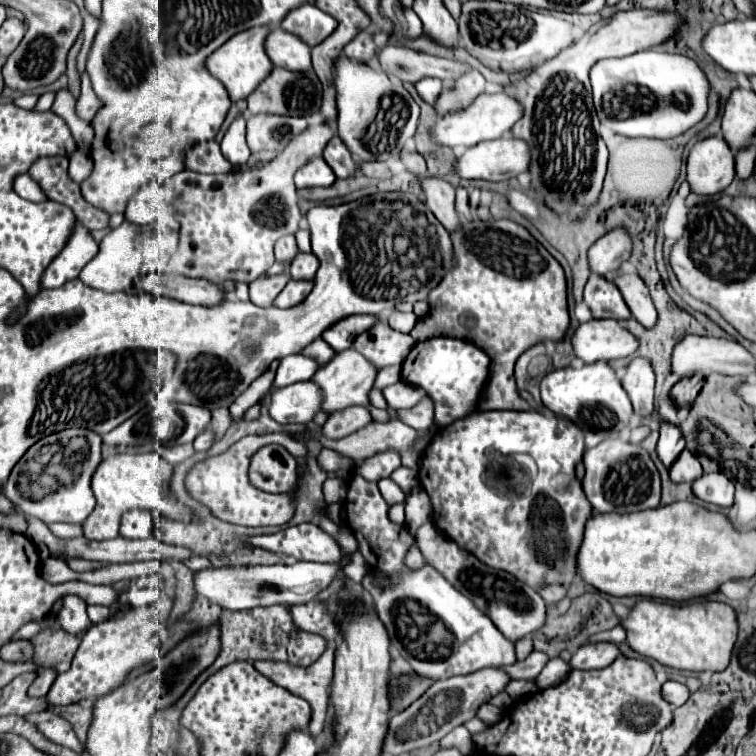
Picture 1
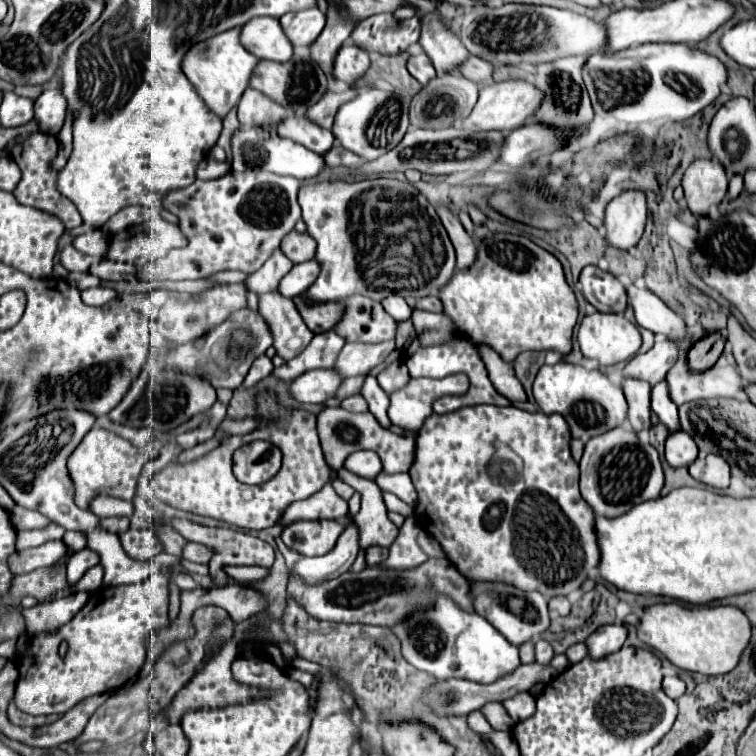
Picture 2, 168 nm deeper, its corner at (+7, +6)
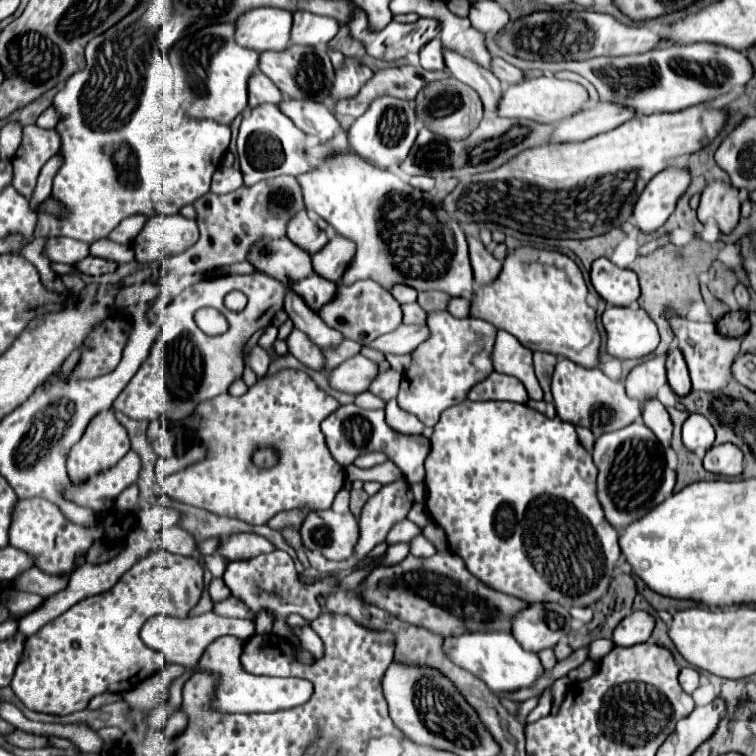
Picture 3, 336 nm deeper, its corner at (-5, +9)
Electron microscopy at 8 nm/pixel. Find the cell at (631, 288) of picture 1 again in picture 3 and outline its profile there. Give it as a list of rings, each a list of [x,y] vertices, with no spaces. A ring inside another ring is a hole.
[[[668,314],[668,322],[676,336],[676,344],[684,354],[692,380],[692,390],[702,390],[702,392],[722,390],[732,376],[732,362],[736,362],[740,354],[740,342],[734,338],[720,336],[716,332],[714,322],[692,322],[688,318],[676,318],[676,314]]]

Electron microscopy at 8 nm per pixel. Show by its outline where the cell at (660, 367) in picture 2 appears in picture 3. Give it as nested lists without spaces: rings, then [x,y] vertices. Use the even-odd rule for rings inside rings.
[[[666,356],[646,360],[632,368],[626,378],[626,394],[644,402],[644,398],[656,396],[658,388],[666,384]]]

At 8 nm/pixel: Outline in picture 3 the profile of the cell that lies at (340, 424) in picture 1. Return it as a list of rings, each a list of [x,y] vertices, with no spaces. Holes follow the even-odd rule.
[[[386,370],[386,372],[378,374],[378,376],[372,380],[372,384],[370,384],[368,390],[370,390],[374,396],[382,398],[384,402],[388,402],[390,398],[396,398],[398,386],[400,386],[400,378],[402,378],[402,376],[400,376],[398,372]]]

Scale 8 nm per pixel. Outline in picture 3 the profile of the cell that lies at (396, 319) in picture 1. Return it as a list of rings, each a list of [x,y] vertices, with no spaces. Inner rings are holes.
[[[394,286],[390,292],[392,292],[392,296],[394,296],[400,304],[416,302],[416,290],[412,290],[412,288],[408,288],[408,286]]]

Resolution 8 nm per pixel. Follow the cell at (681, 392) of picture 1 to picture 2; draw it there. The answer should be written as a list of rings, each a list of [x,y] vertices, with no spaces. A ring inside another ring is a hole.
[[[718,331],[708,333],[696,345],[692,345],[688,353],[688,363],[692,365],[692,369],[710,369],[722,355],[724,345],[726,345],[726,337],[722,333]]]

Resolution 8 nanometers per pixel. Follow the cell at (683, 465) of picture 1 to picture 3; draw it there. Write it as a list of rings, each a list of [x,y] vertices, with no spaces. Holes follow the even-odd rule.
[[[690,414],[682,426],[682,442],[690,452],[704,454],[714,444],[712,424],[700,414]]]

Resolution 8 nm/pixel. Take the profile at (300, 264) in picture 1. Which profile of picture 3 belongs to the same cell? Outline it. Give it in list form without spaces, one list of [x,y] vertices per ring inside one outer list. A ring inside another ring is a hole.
[[[304,212],[296,214],[292,218],[292,222],[288,224],[288,234],[286,236],[296,246],[300,246],[302,250],[306,250],[308,254],[316,254],[316,252],[320,252],[328,244],[326,232],[320,230],[316,226],[316,222],[312,222]]]

